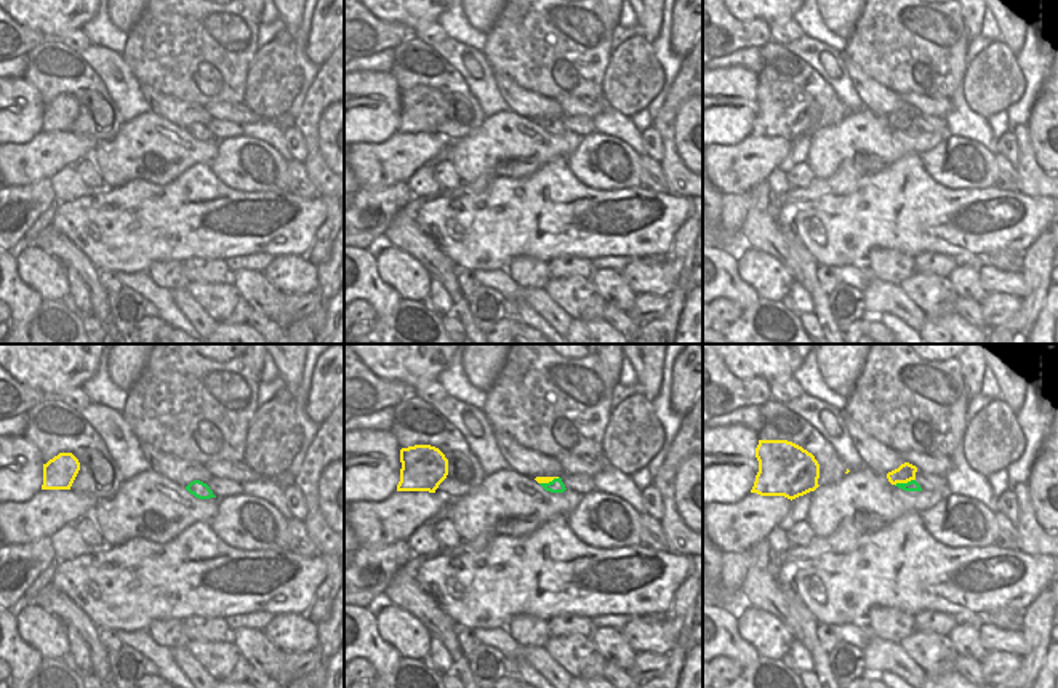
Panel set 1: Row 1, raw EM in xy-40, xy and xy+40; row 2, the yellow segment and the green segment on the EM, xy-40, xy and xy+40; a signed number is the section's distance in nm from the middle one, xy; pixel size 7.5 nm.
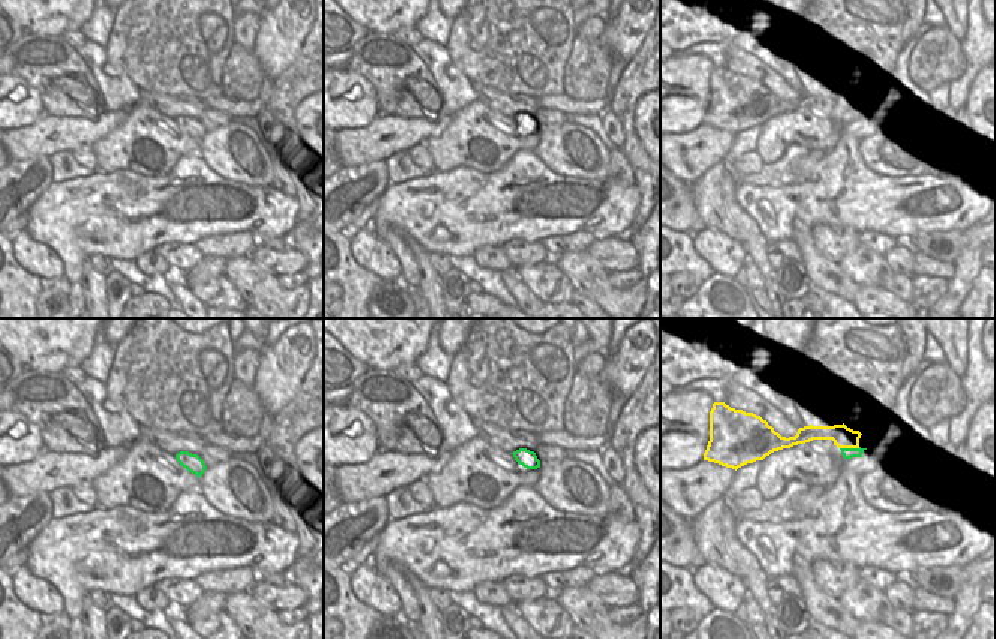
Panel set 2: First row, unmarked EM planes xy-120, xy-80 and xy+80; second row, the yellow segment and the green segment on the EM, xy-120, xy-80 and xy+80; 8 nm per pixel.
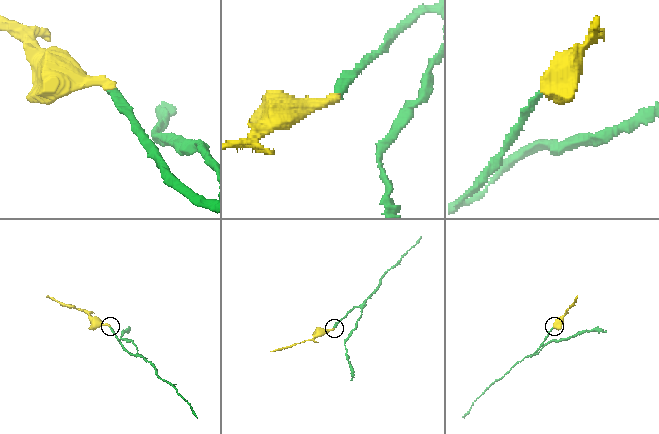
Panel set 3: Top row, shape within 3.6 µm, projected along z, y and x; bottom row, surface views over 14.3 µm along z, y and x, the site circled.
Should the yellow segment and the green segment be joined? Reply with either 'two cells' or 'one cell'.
two cells

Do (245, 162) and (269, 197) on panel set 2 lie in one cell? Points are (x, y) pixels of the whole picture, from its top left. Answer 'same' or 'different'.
different

